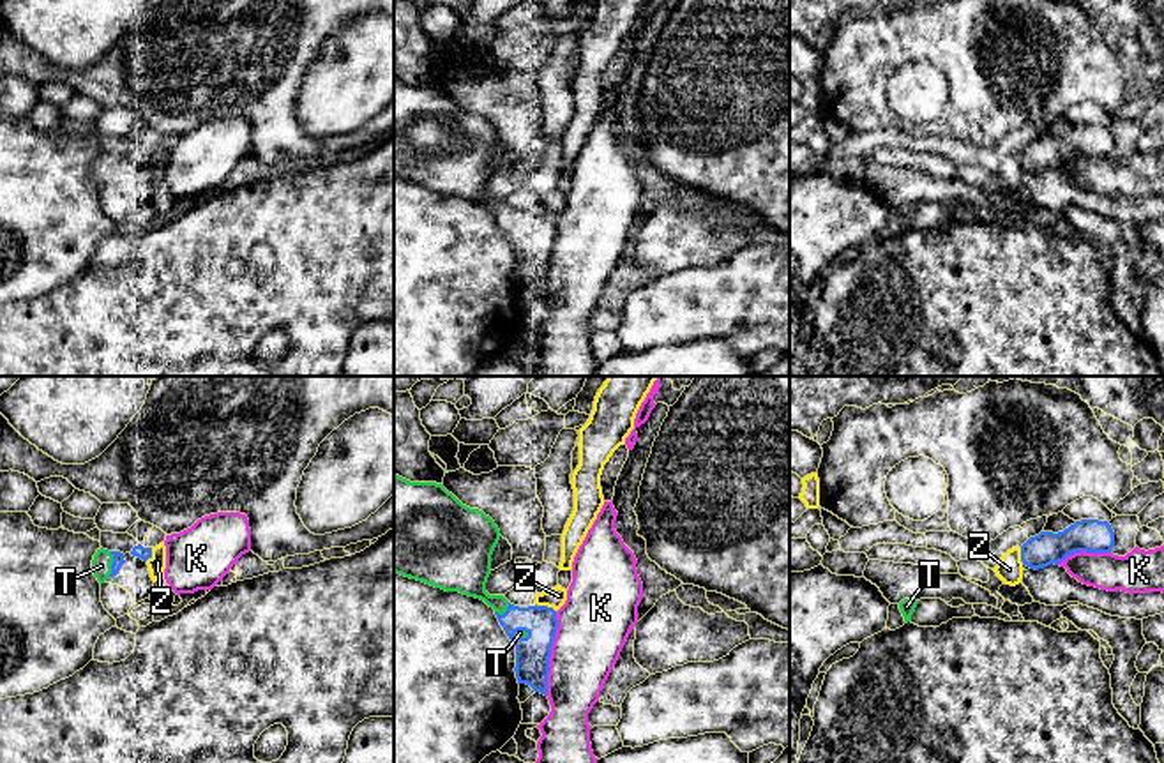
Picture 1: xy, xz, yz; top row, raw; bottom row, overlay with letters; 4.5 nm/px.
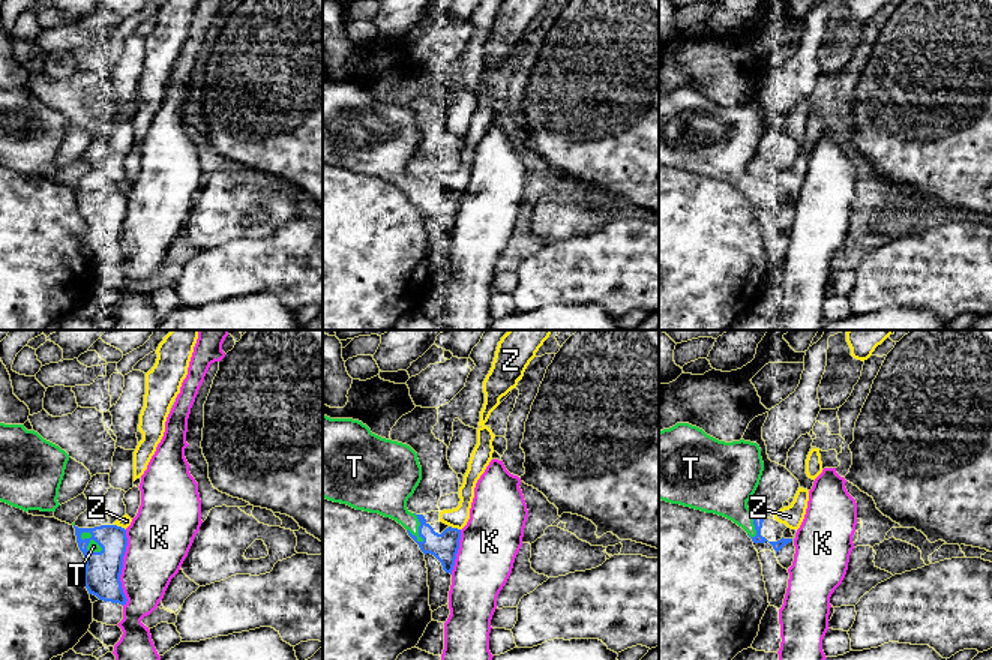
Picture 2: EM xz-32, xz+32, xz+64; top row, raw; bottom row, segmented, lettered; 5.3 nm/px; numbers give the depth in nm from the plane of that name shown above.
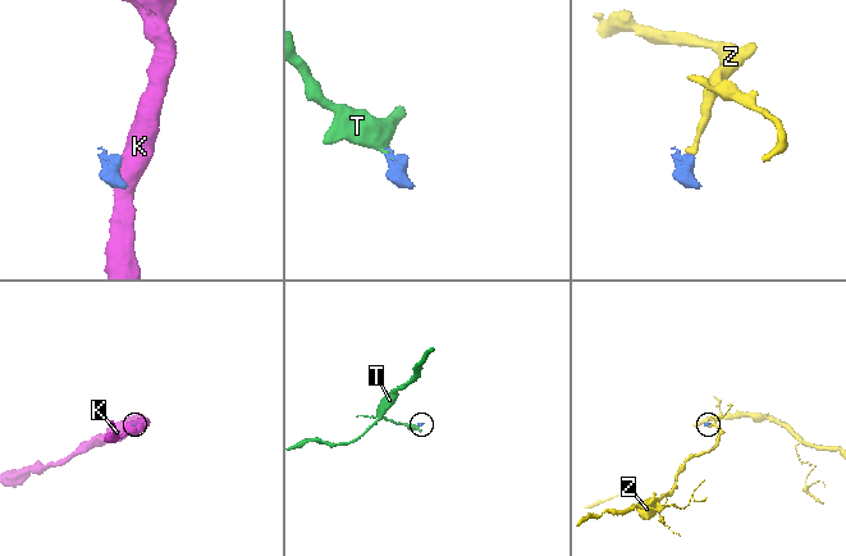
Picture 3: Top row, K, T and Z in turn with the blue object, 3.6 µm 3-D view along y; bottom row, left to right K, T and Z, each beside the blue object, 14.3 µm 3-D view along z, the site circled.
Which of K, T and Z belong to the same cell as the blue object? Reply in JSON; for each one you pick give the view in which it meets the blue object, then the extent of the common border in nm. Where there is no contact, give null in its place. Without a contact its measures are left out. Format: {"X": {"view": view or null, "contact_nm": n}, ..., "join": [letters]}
{"T": {"view": "xy", "contact_nm": 130}, "join": ["T"]}

